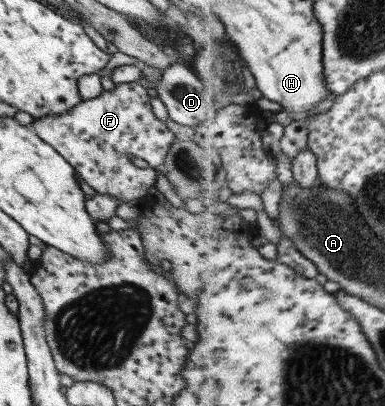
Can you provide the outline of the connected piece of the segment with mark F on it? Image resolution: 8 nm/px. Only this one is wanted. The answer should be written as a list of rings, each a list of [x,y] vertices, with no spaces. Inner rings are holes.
[[[137,81],[118,83],[110,91],[80,101],[78,105],[61,114],[48,114],[31,121],[33,133],[50,145],[72,170],[89,185],[96,194],[118,198],[122,204],[142,198],[155,184],[155,167],[164,162],[175,136],[150,111],[146,89]],[[130,157],[145,161],[148,168],[134,167]]]

